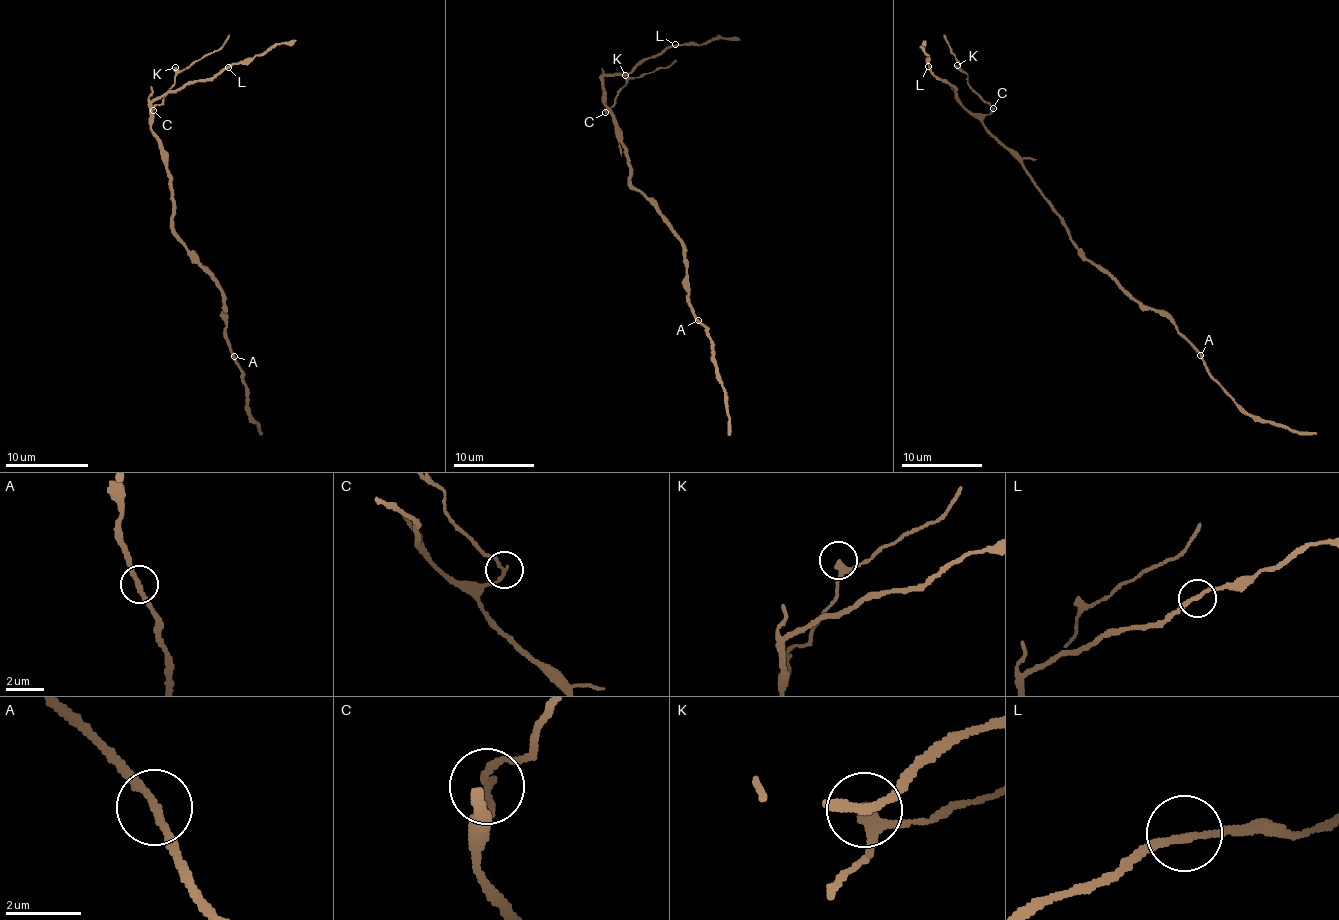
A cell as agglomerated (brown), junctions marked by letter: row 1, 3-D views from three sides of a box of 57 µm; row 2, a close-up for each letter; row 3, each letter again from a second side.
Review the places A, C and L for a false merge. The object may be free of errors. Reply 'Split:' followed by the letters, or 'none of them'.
Split: C

